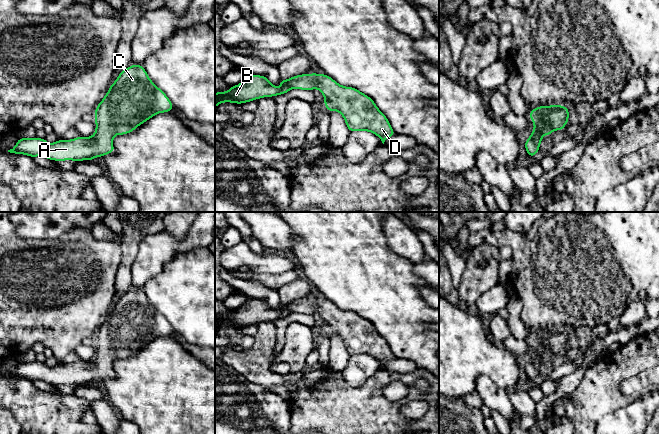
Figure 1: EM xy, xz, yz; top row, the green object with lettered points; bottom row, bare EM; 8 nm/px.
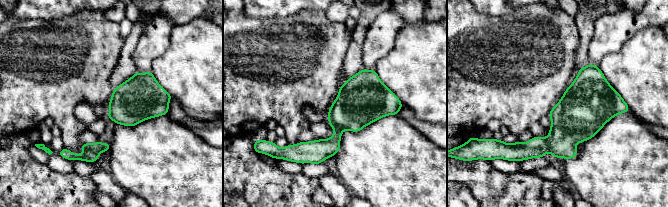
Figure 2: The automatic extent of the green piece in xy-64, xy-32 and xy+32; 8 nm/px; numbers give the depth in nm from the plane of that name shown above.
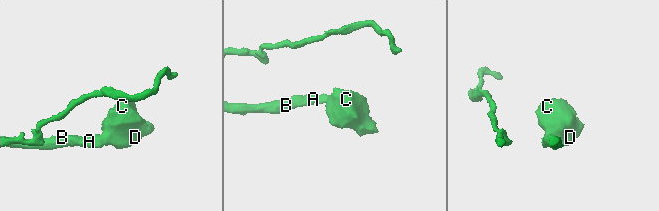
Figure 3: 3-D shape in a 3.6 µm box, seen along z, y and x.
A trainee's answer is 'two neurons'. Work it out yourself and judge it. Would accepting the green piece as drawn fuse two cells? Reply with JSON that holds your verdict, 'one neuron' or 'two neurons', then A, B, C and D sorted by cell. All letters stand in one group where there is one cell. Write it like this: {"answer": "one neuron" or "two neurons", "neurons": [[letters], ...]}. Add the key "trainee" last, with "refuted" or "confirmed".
{"answer": "one neuron", "neurons": [["A", "B", "C", "D"]], "trainee": "refuted"}

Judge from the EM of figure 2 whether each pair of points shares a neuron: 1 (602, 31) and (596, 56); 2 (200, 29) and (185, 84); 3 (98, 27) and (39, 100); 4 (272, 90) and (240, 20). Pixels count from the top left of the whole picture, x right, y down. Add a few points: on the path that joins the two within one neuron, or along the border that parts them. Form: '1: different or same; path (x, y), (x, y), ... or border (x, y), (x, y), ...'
1: same; path (602, 37), (602, 44), (598, 50)
2: same; path (200, 43), (199, 70)
3: same; path (91, 50), (81, 77), (62, 82)
4: same; path (280, 73), (269, 62), (269, 54), (252, 37)

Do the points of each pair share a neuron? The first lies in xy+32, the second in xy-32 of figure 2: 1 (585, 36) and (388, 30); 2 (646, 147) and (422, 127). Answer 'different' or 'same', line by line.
1: different
2: different

